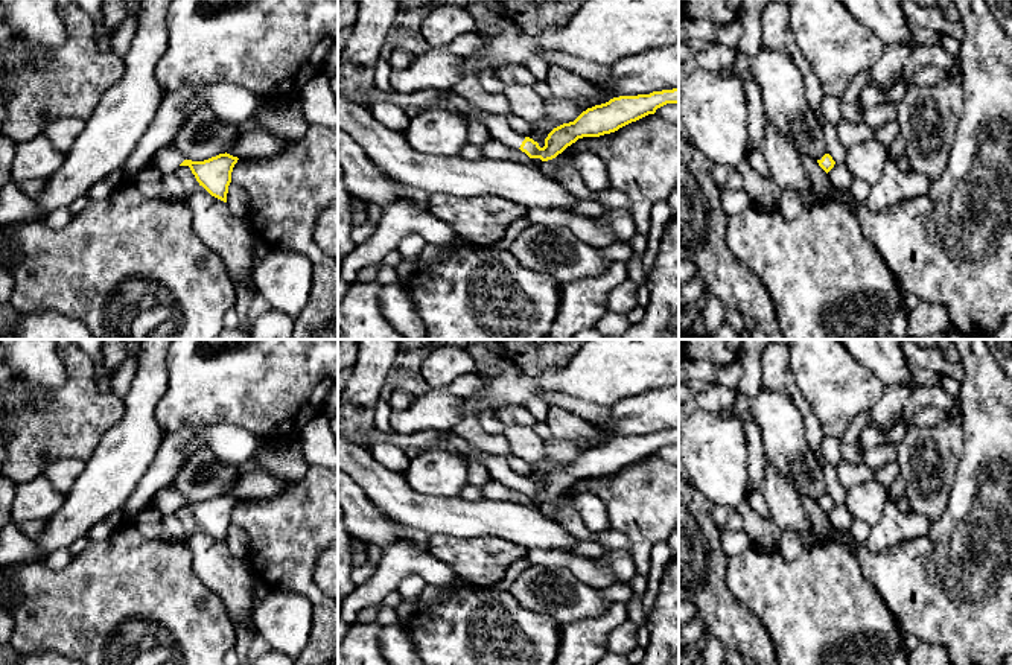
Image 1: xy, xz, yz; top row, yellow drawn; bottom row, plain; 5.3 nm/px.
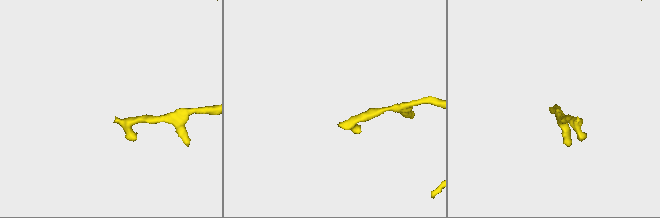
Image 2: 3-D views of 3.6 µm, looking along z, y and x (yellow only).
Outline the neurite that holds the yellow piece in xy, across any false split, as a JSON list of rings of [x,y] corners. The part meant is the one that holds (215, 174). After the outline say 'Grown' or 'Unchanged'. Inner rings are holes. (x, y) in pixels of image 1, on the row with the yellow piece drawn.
[[[172,143],[161,148],[152,157],[152,167],[158,169],[161,173],[175,173],[180,166],[189,166],[199,186],[212,196],[227,202],[231,172],[237,160],[237,157],[225,152],[204,161],[192,161],[181,155]]]. Grown

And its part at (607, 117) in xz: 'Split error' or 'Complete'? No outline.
Split error

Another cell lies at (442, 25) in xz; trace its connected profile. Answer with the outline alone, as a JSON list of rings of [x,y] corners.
[[[455,5],[432,8],[420,27],[420,35],[431,49],[447,49],[455,38],[470,32],[475,32],[472,15]]]

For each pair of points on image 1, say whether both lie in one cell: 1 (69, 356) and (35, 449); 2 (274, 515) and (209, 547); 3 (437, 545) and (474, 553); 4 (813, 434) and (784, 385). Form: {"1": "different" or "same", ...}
{"1": "same", "2": "different", "3": "same", "4": "same"}

